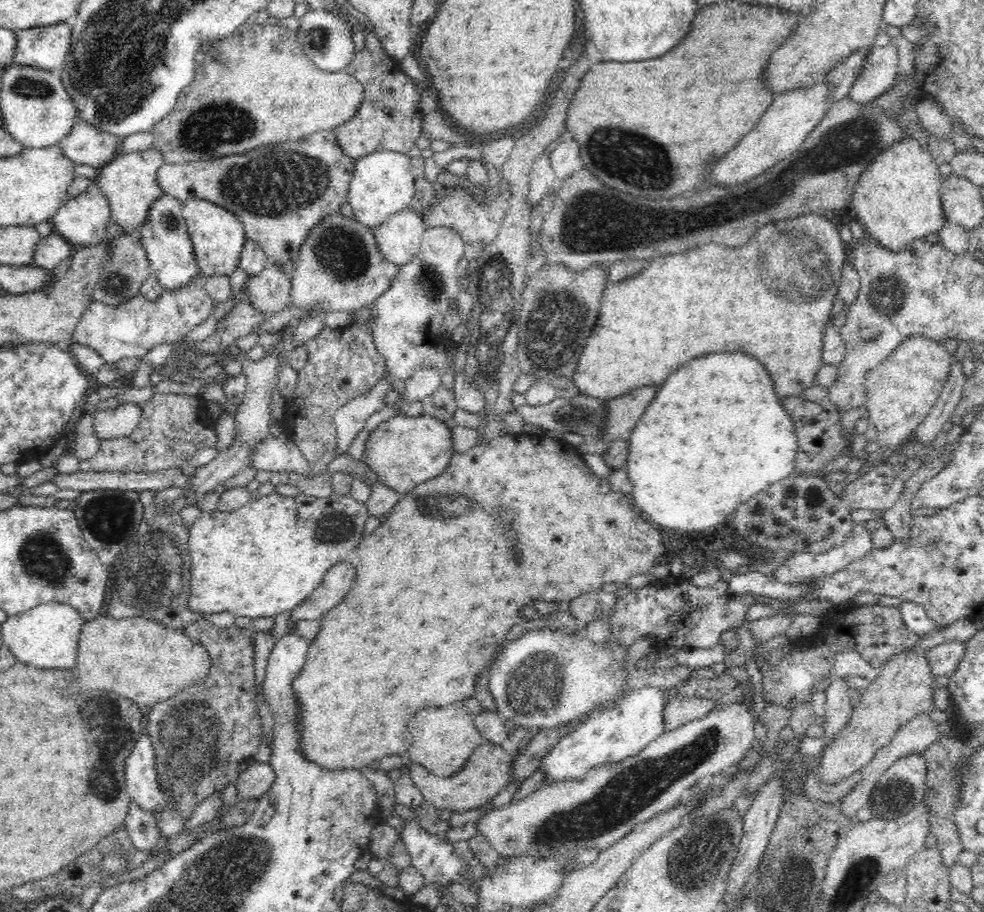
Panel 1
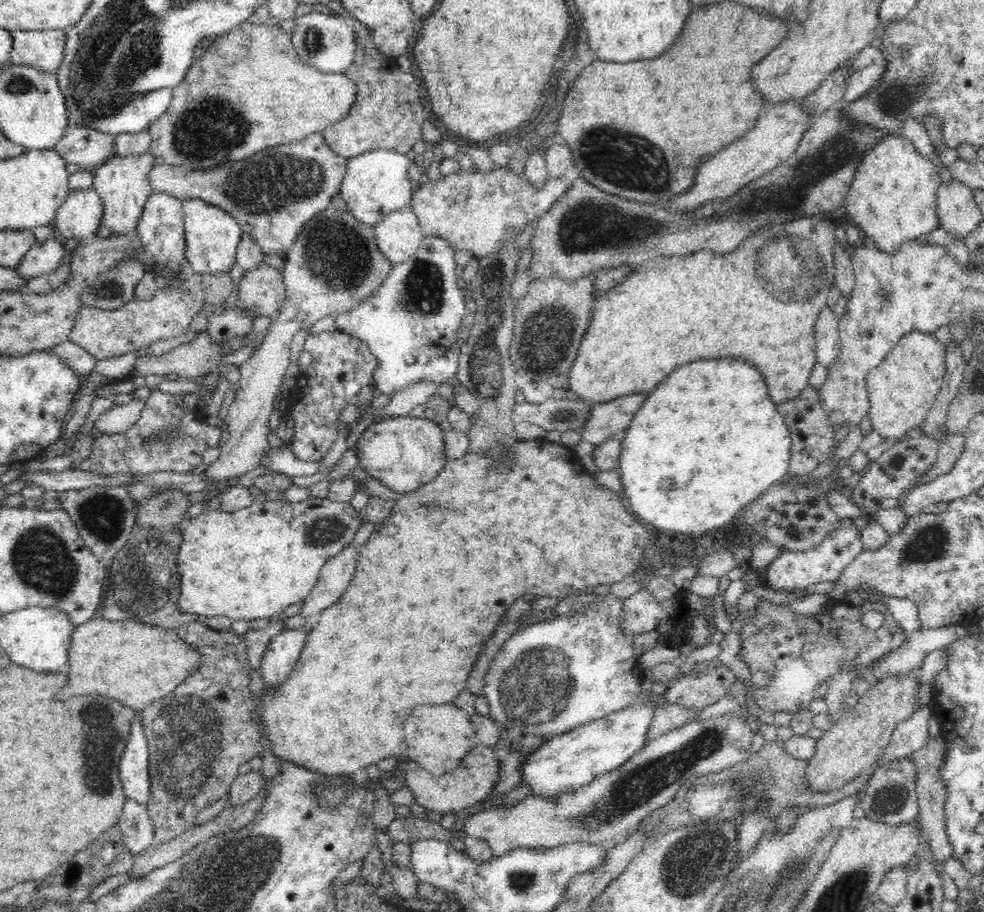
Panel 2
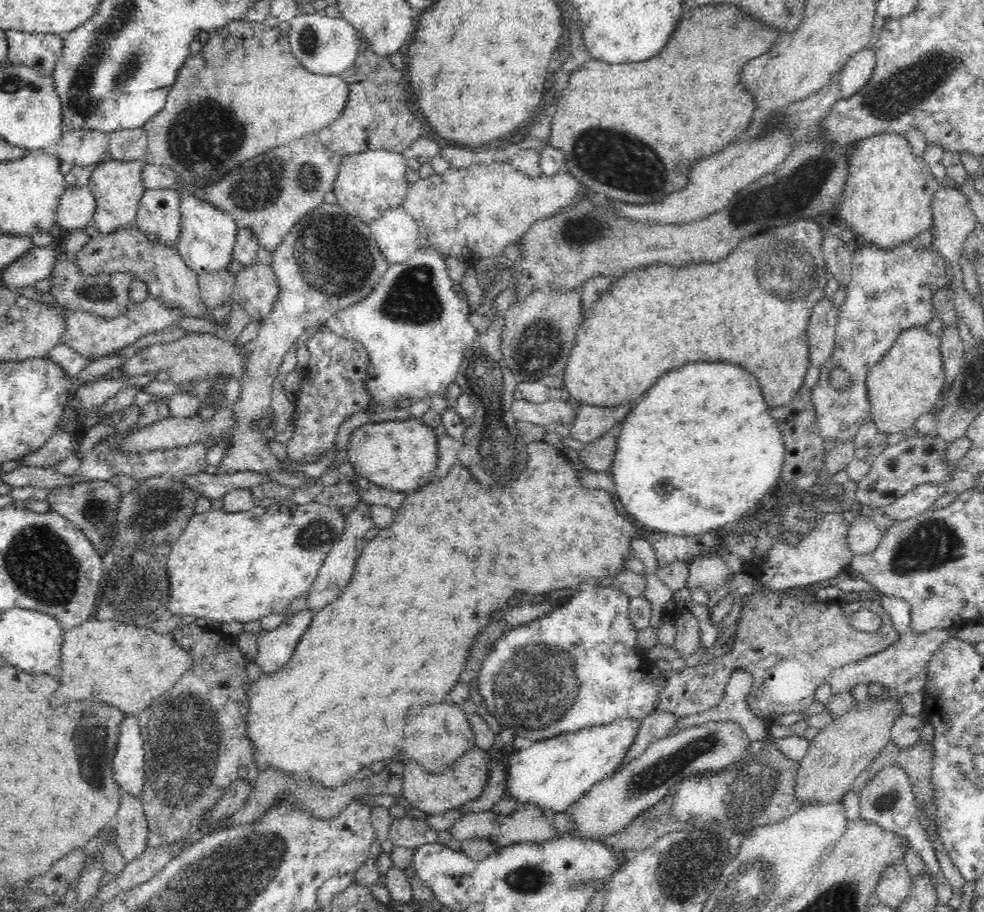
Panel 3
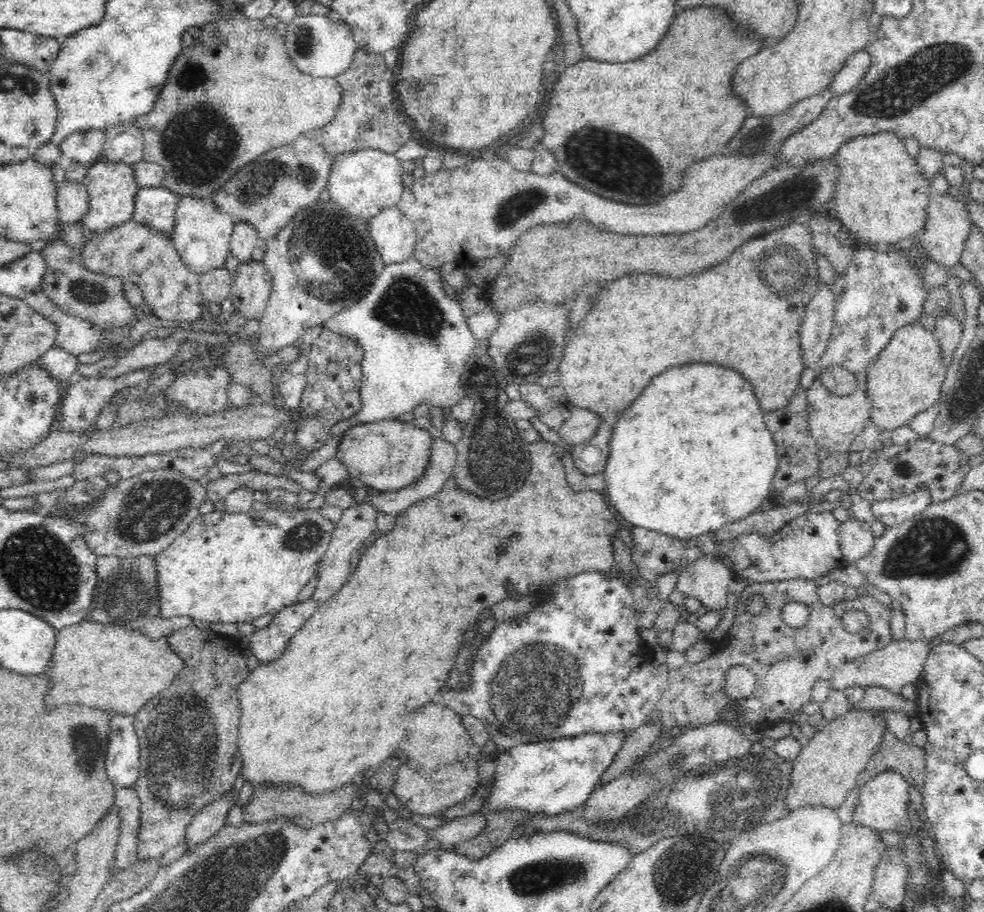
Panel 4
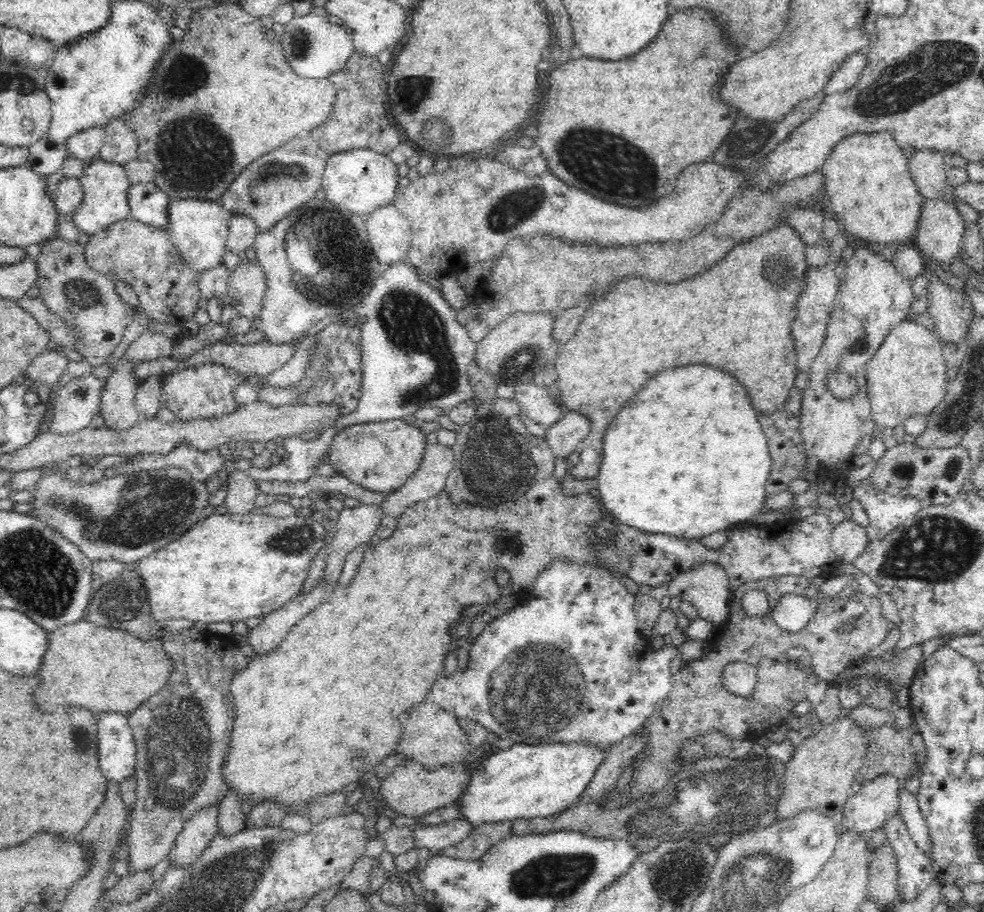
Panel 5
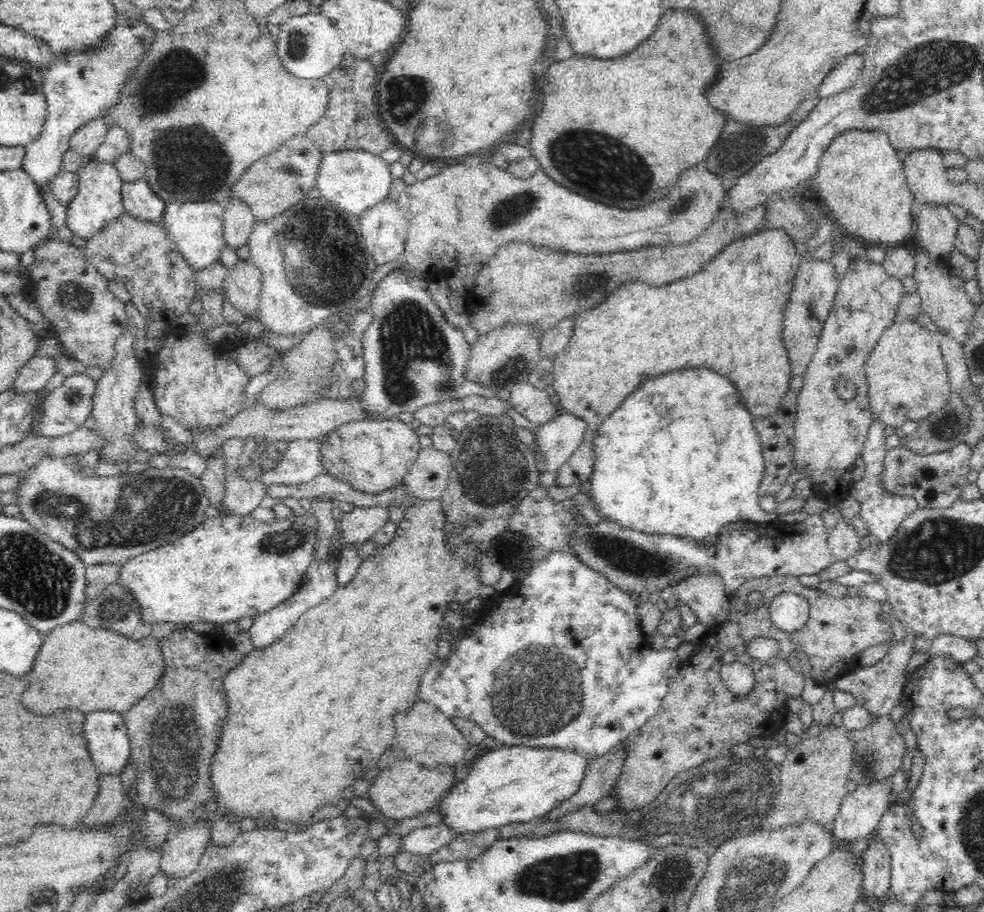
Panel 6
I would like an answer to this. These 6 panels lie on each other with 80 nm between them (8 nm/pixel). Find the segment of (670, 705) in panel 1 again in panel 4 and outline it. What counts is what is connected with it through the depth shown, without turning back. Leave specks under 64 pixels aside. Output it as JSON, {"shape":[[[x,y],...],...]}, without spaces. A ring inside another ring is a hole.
{"shape":[[[646,722],[640,729],[632,731],[632,734],[626,738],[626,742],[622,744],[622,749],[618,750],[610,768],[602,774],[602,780],[598,782],[597,786],[613,782],[616,778],[623,776],[636,764],[637,759],[647,754],[647,751],[661,735],[660,722],[653,722],[652,725],[648,725]]]}

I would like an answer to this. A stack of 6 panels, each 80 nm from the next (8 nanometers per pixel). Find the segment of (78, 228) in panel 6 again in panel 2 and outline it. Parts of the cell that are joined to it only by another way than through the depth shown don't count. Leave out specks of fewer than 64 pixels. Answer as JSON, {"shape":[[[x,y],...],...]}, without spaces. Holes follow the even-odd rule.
{"shape":[[[146,152],[138,156],[117,156],[93,169],[93,189],[99,194],[103,204],[102,224],[112,233],[125,235],[137,229],[142,218],[143,206],[155,190],[150,184],[148,173],[153,169],[154,157]]]}

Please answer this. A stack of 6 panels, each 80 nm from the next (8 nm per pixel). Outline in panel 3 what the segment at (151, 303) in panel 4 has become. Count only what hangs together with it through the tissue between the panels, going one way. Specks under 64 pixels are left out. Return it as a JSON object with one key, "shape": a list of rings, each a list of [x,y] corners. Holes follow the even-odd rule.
{"shape":[[[136,225],[114,232],[100,234],[99,237],[90,239],[79,251],[76,263],[84,275],[96,274],[108,276],[114,272],[131,272],[138,281],[148,285],[150,298],[167,304],[170,308],[178,306],[182,317],[205,317],[207,306],[199,292],[199,277],[190,269],[184,260],[177,254],[175,248],[163,246],[156,241],[150,241]]]}

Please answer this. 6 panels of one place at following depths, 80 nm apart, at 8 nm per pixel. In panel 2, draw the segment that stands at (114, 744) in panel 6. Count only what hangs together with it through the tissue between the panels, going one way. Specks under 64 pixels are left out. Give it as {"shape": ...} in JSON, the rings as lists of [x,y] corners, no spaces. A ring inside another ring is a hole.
{"shape":[[[132,722],[132,732],[120,758],[120,780],[128,799],[146,806],[150,800],[150,757],[148,740],[140,722]]]}

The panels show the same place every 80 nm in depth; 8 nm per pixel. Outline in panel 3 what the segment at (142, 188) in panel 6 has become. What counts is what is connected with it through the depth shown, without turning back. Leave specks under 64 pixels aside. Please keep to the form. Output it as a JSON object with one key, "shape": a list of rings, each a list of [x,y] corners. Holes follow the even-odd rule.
{"shape":[[[146,189],[139,202],[136,227],[163,246],[175,248],[182,228],[181,194],[174,189]]]}

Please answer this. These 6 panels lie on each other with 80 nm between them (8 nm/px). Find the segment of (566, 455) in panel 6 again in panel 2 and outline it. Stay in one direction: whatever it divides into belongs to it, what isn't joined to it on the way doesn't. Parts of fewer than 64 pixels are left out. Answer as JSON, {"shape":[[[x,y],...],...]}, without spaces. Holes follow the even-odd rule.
{"shape":[[[632,394],[610,400],[591,402],[587,421],[580,430],[581,440],[599,445],[610,437],[622,437],[646,394]]]}

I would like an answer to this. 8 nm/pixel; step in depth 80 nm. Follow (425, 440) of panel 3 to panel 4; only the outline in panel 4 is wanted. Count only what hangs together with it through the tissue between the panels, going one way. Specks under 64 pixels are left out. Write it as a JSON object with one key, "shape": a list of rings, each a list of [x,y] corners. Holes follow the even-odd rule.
{"shape":[[[386,419],[378,422],[362,423],[351,426],[341,436],[336,458],[346,466],[349,476],[358,482],[363,482],[370,489],[382,492],[393,492],[408,487],[410,483],[418,480],[427,467],[432,446],[432,437],[429,429],[414,426],[411,421],[402,422],[400,419]]]}

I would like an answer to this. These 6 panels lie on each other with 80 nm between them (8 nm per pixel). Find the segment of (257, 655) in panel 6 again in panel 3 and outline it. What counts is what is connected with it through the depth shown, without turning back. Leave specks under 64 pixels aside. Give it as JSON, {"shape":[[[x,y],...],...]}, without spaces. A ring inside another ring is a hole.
{"shape":[[[530,442],[530,444],[526,446],[526,451],[528,451],[526,466],[524,466],[523,470],[519,472],[518,478],[514,478],[514,482],[510,482],[508,486],[482,488],[477,483],[477,480],[473,480],[470,471],[465,466],[462,466],[460,462],[457,462],[444,478],[432,479],[431,482],[423,488],[408,493],[409,498],[407,499],[407,502],[402,507],[398,508],[398,510],[395,510],[392,524],[387,528],[380,529],[378,534],[372,540],[365,543],[365,547],[357,558],[355,571],[352,575],[352,580],[350,580],[350,584],[348,584],[346,590],[336,598],[336,602],[330,602],[330,604],[326,605],[326,608],[317,610],[316,616],[311,620],[310,626],[306,629],[306,632],[300,637],[297,647],[294,649],[294,654],[287,662],[287,665],[281,666],[281,669],[270,674],[263,672],[258,681],[252,683],[247,688],[248,699],[250,699],[247,738],[253,743],[253,750],[255,750],[253,761],[258,765],[259,774],[264,773],[265,769],[278,769],[278,771],[282,771],[288,775],[299,775],[306,780],[319,782],[319,784],[327,786],[328,788],[336,788],[342,786],[342,784],[346,784],[350,778],[361,773],[362,769],[369,768],[374,764],[374,762],[382,762],[382,760],[386,760],[386,758],[392,758],[392,756],[402,748],[402,744],[404,744],[404,742],[400,742],[400,740],[402,740],[400,734],[402,734],[402,730],[404,730],[404,728],[402,728],[402,718],[408,714],[410,706],[412,706],[412,704],[426,704],[426,702],[442,702],[442,698],[444,698],[444,696],[450,692],[450,688],[456,684],[456,680],[458,680],[458,676],[460,676],[460,672],[462,672],[462,668],[464,668],[464,664],[466,664],[466,656],[468,656],[470,644],[476,640],[476,634],[478,634],[478,632],[480,632],[480,630],[482,630],[482,628],[492,620],[492,612],[496,612],[496,610],[500,610],[502,606],[508,604],[508,600],[514,596],[514,592],[520,590],[520,592],[526,592],[526,594],[547,595],[549,592],[552,592],[552,590],[574,588],[582,581],[600,581],[606,578],[612,578],[618,581],[620,577],[626,574],[626,569],[624,569],[624,560],[626,560],[628,554],[632,552],[630,541],[632,537],[640,538],[640,534],[638,534],[640,531],[637,530],[632,522],[630,522],[630,519],[626,516],[624,517],[621,511],[614,507],[613,497],[603,489],[598,490],[582,487],[580,479],[576,477],[576,471],[574,471],[574,469],[569,465],[566,454],[562,450],[554,448],[548,442]]]}

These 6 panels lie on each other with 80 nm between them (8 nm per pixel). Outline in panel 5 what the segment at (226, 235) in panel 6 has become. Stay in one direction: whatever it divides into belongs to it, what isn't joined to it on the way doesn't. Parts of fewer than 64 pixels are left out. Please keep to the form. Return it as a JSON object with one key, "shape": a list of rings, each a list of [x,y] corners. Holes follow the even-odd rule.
{"shape":[[[231,213],[228,223],[227,249],[238,255],[241,260],[246,260],[246,251],[254,246],[257,224],[250,215],[244,213]]]}

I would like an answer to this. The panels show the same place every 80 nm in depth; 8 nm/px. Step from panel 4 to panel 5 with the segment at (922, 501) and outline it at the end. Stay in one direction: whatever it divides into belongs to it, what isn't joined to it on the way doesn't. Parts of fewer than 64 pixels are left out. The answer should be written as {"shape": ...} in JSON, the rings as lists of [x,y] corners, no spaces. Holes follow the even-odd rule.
{"shape":[[[870,478],[863,480],[853,488],[854,499],[862,503],[868,515],[869,524],[880,531],[884,537],[896,530],[908,518],[912,518],[922,509],[922,503],[918,498],[896,498],[884,492],[880,492]]]}

